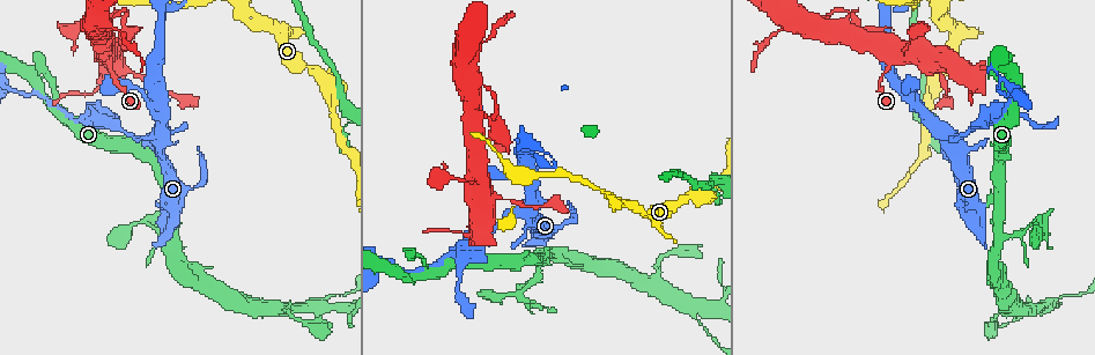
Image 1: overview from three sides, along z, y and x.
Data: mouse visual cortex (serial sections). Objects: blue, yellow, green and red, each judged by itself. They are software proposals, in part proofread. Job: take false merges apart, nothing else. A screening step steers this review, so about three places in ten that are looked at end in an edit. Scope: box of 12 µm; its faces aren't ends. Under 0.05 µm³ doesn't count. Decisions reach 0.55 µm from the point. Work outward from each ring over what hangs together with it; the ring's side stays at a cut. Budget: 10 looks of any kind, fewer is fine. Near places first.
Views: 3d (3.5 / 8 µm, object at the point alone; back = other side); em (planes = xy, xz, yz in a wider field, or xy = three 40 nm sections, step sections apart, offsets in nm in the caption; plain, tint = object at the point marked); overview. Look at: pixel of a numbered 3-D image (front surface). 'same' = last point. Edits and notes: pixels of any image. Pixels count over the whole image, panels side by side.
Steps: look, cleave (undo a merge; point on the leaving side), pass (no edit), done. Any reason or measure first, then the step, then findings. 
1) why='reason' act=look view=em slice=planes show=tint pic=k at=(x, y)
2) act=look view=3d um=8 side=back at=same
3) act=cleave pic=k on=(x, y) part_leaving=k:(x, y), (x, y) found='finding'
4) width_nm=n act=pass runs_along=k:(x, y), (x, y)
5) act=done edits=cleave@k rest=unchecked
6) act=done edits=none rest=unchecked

why='a fork' act=look view=em slice=planes show=tint pic=1 at=(151, 224)

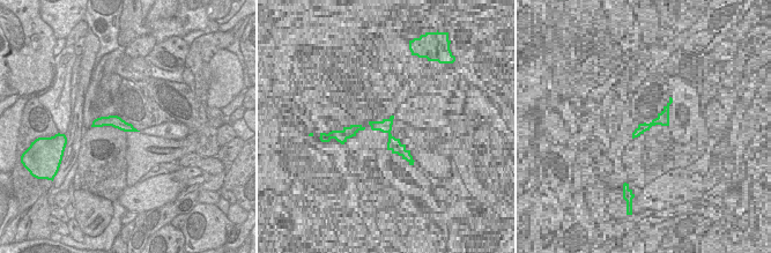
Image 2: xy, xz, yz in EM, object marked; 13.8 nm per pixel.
why='see where the arms go' act=look view=3d um=3.5 at=same

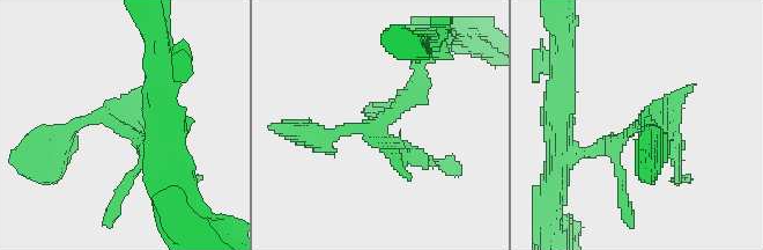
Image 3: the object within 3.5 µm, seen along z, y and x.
act=cleave pic=3 on=(680, 93) part_leaving=3:(380, 132), (406, 156), (456, 168) found='two cells meet here'

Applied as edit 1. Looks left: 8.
why='sharp bend' act=look view=3d um=8 pic=1 at=(944, 11)

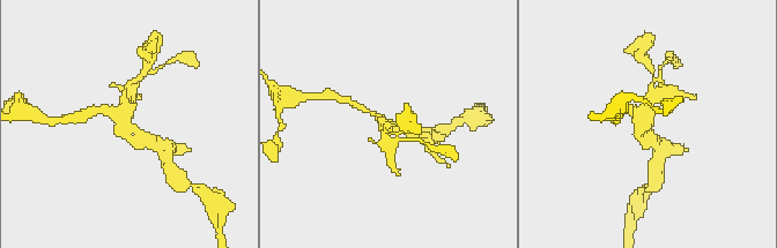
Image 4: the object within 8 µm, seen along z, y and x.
why='zoom in' act=look view=3d um=3.5 pic=4 at=(130, 127)

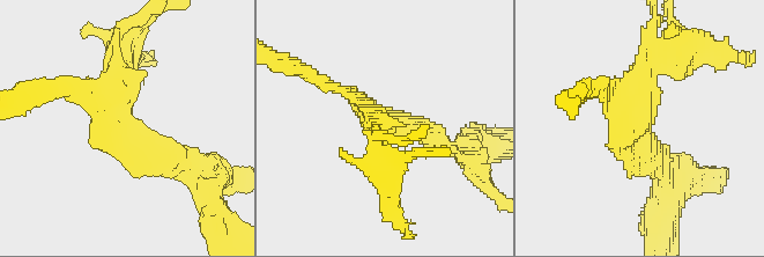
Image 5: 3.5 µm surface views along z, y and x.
act=pass runs_along=5:(187, 170), (73, 88) found='all the same cell'

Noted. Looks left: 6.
act=look view=3d um=3.5 pic=1 at=(998, 88)

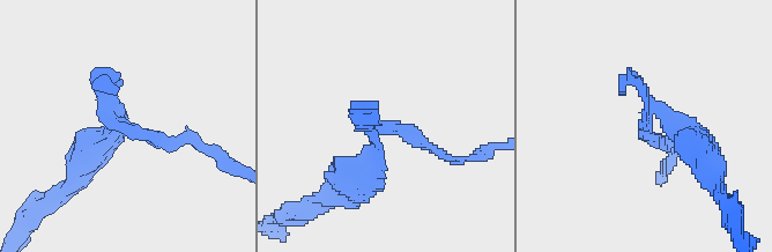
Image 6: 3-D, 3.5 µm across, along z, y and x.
act=look view=em slice=planes show=tint pic=6 at=(388, 130)

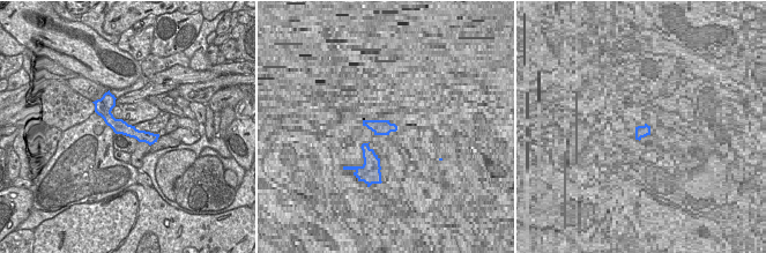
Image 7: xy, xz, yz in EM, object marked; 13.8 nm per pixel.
width_nm=200 act=cleave pic=6 on=(86, 134) part_leaving=6:(654, 113), (690, 134), (720, 180) found='a second cell is stuck on'

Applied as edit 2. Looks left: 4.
why='branch point' act=look view=3d um=8 pic=1 at=(695, 305)

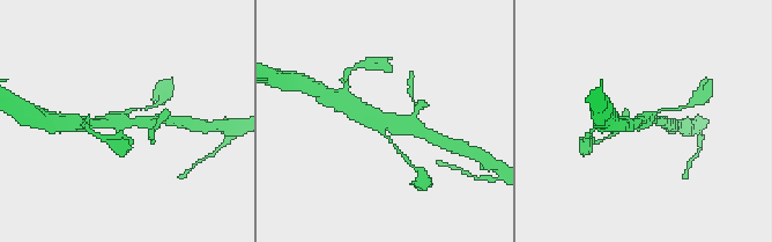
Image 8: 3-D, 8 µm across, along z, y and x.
why='closer look' act=look view=3d um=3.5 pic=8 at=(383, 123)

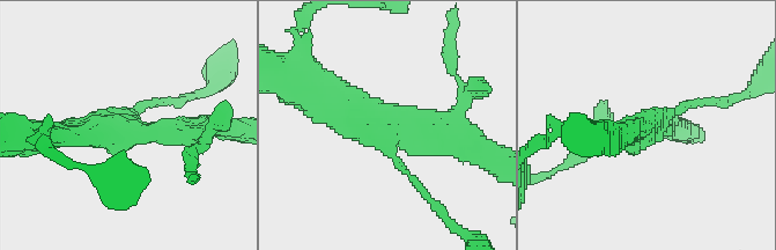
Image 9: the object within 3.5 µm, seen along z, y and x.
arms=3 act=pass runs_along=9:(317, 102), (459, 140) found='continuous, no second cell'

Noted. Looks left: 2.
act=done edits=cleave@3,cleave@6 rest=unchecked

